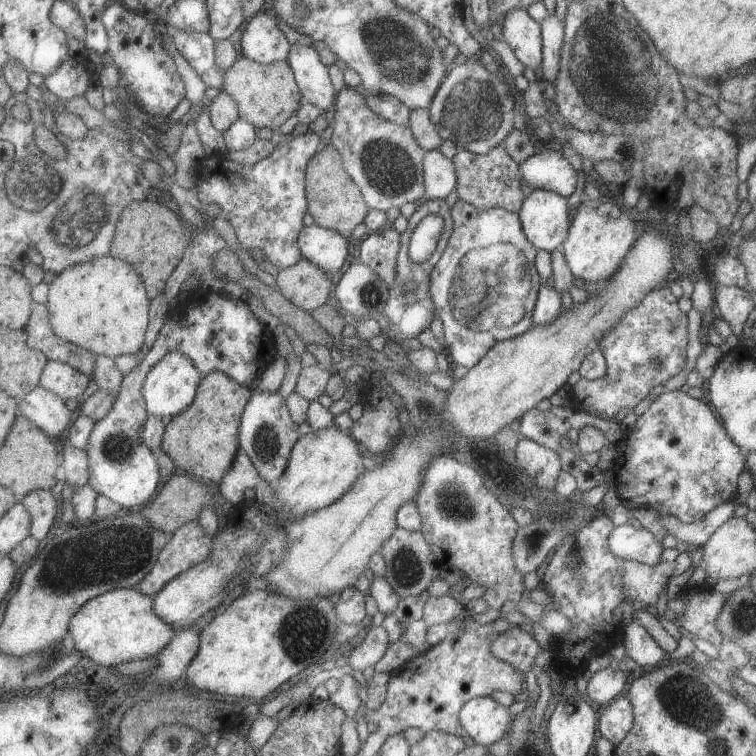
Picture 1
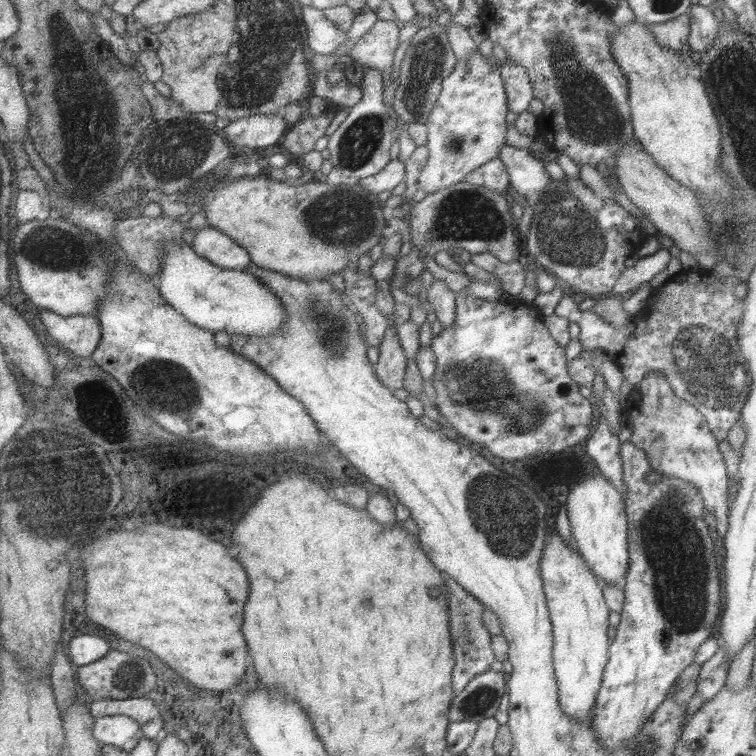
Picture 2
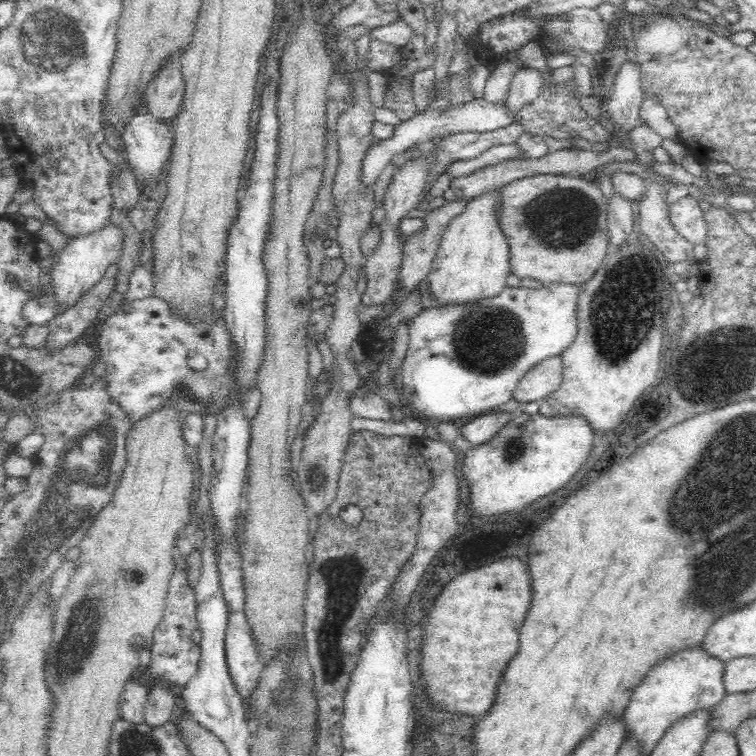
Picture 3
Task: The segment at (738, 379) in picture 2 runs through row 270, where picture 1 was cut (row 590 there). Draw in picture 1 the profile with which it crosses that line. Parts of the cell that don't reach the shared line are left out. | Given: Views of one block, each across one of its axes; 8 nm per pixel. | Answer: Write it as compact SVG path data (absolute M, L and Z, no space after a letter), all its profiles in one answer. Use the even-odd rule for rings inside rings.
M705 582L695 588L687 588L685 584L679 594L684 610L682 614L675 614L674 621L683 630L707 640L717 648L724 637L716 629L716 618L728 596L706 587Z

